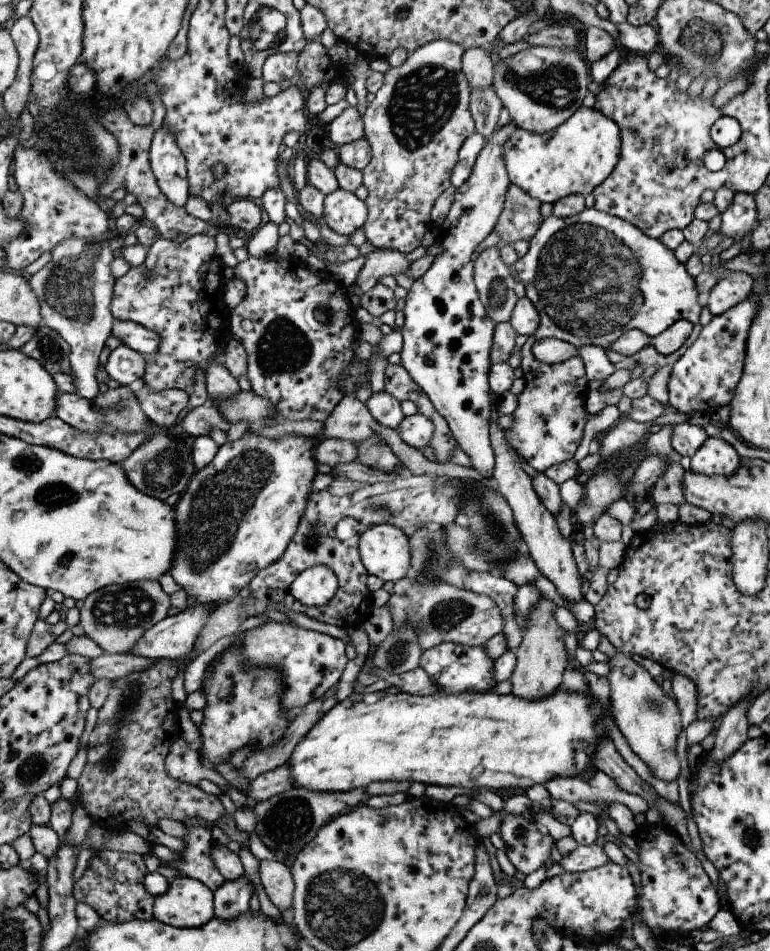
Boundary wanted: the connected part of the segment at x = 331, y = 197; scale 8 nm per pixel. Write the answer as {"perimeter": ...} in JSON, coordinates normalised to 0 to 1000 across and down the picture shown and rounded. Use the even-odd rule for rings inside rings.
{"perimeter":[[[439,197],[422,206],[419,228],[430,242],[455,248],[474,234],[477,217],[461,203]]]}

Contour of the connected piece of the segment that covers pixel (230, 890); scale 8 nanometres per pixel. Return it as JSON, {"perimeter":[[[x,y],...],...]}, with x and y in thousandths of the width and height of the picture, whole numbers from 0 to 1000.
{"perimeter":[[[318,919],[310,924],[294,926],[277,939],[279,964],[303,966],[319,959],[330,938],[331,932]]]}

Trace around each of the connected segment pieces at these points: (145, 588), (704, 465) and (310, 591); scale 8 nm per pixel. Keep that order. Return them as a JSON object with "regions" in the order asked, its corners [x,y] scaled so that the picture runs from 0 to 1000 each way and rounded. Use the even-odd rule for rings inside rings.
{"regions":[[[[177,611],[155,615],[140,615],[123,620],[106,633],[103,656],[132,683],[144,689],[160,689],[173,682],[182,670],[194,661],[218,649],[223,639],[221,626],[205,611]]],[[[919,460],[897,479],[895,490],[903,497],[948,501],[961,490],[962,481],[938,460]]],[[[421,594],[397,598],[378,614],[378,625],[399,638],[422,636],[442,618],[436,605]]]]}

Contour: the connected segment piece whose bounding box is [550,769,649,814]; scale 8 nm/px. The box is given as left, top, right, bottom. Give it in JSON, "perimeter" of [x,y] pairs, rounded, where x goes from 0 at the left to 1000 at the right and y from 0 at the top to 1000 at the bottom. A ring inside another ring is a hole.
{"perimeter":[[[775,809],[766,821],[747,817],[745,819],[719,819],[718,821],[714,821],[714,823],[719,839],[743,844],[744,846],[749,846],[751,843],[779,842],[782,839],[787,839],[787,843],[792,845],[805,844],[813,846],[822,856],[839,856],[843,850],[839,842],[808,831],[800,822],[797,822],[788,814],[784,814],[779,809]]]}

